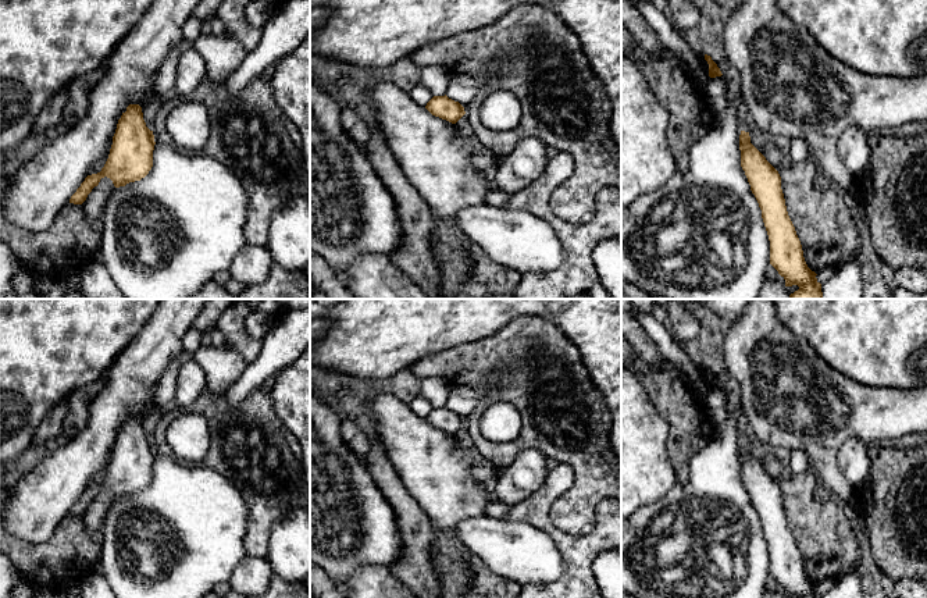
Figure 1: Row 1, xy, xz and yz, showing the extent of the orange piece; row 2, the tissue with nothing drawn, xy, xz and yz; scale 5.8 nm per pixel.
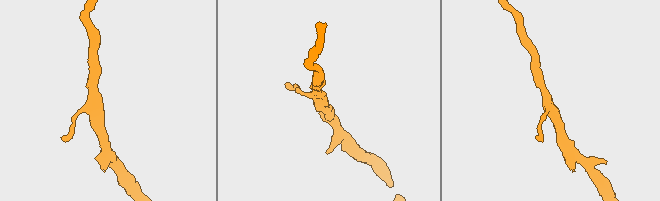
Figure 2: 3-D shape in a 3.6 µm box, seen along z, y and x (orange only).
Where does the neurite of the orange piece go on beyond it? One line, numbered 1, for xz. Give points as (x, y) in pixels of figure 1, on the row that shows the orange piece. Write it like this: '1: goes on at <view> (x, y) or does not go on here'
1: does not go on here

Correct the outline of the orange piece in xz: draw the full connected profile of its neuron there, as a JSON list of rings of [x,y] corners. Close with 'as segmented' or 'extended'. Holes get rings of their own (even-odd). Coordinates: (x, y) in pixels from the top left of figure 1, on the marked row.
[[[434,96],[425,106],[425,108],[435,117],[456,124],[464,114],[464,107],[452,99],[445,96]]]; as segmented

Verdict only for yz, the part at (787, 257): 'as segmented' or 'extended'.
as segmented

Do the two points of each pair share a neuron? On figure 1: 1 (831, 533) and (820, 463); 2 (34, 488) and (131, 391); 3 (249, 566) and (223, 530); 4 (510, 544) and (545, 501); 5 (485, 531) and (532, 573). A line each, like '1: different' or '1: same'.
1: different
2: same
3: different
4: different
5: same

